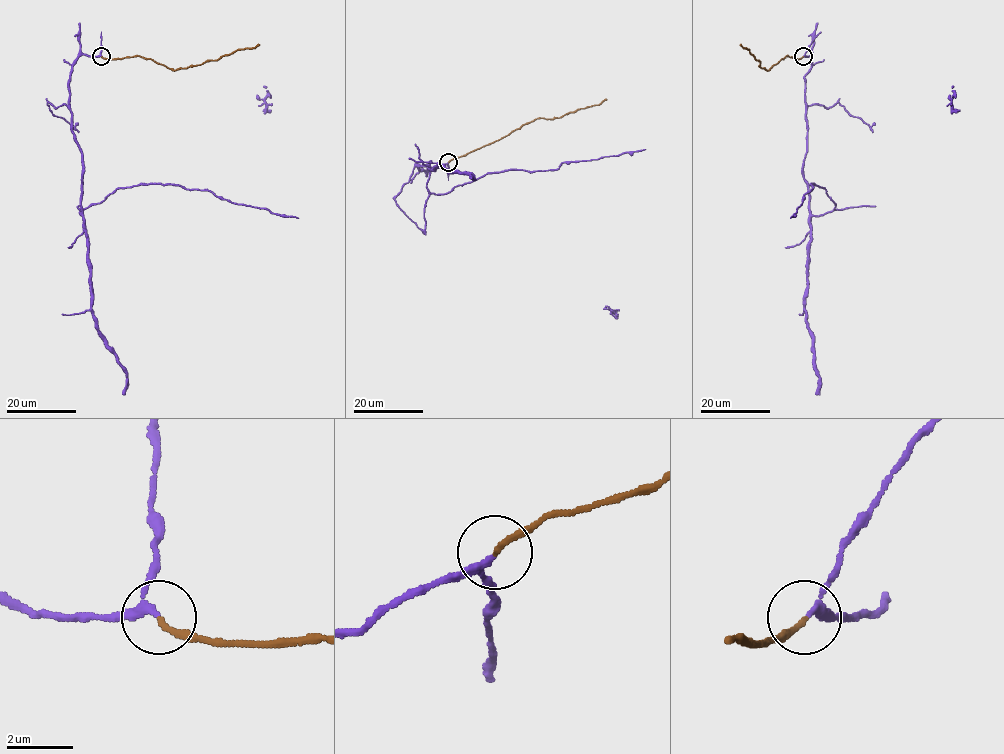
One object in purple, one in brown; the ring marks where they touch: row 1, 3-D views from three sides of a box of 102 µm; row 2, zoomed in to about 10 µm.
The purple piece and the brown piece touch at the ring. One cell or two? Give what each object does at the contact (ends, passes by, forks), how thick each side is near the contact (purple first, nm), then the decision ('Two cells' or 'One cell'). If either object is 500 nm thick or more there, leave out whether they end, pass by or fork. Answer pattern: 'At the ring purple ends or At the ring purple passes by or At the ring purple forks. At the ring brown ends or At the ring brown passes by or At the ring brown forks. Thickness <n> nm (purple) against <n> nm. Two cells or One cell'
At the ring purple passes by. At the ring brown ends. Thickness 200 nm (purple) against 180 nm. One cell

